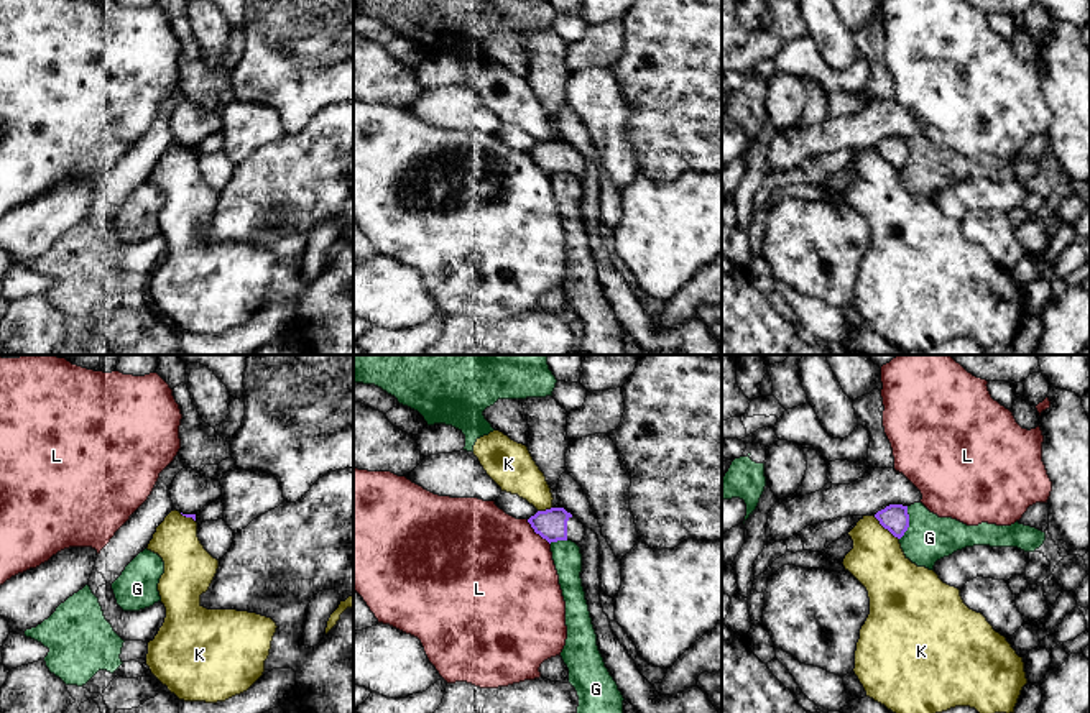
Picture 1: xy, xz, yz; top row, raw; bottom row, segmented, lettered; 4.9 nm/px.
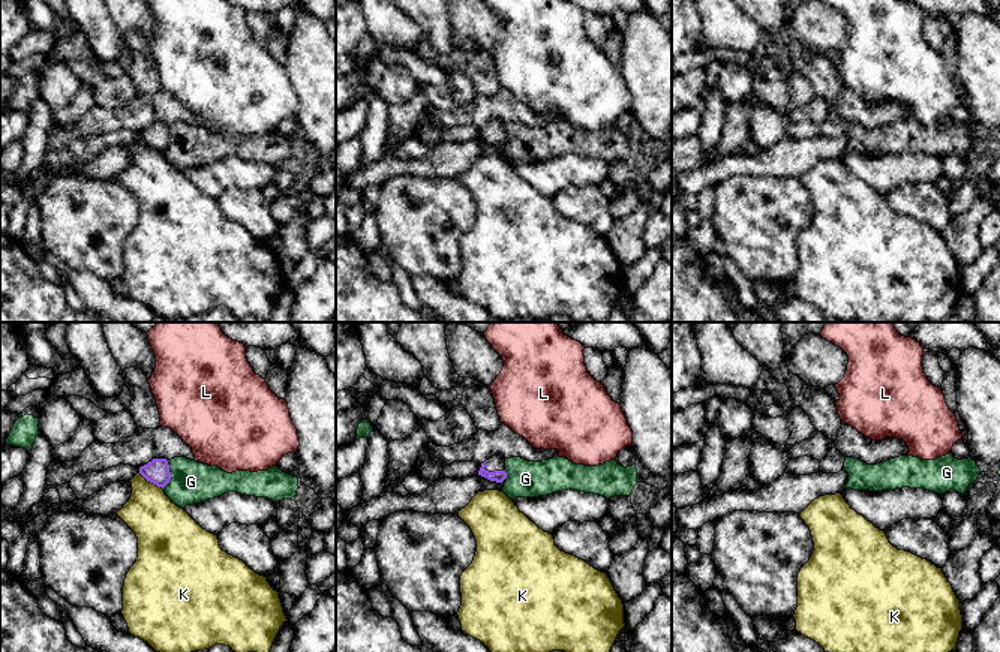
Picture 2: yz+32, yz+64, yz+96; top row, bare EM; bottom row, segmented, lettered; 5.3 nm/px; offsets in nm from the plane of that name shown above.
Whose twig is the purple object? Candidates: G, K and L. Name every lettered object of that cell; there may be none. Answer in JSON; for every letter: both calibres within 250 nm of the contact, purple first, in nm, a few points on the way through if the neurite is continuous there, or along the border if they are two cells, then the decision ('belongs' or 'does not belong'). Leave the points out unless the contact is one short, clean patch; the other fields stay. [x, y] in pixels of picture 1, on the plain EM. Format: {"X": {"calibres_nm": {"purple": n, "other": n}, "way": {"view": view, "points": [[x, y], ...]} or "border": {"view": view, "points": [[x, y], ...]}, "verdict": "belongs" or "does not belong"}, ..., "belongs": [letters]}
{"G": {"calibres_nm": {"purple": 140, "other": 220}, "verdict": "does not belong"}, "K": {"calibres_nm": {"purple": 140, "other": 280}, "border": {"view": "yz", "points": [[873, 148], [898, 171]]}, "verdict": "does not belong"}, "L": {"calibres_nm": {"purple": 160, "other": 500}, "verdict": "does not belong"}, "belongs": []}

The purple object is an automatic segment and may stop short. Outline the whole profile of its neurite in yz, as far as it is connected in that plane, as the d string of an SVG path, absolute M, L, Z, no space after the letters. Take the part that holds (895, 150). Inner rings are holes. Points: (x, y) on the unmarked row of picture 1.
M889 136L878 143L875 150L898 171L901 171L909 159L908 138L903 136Z

